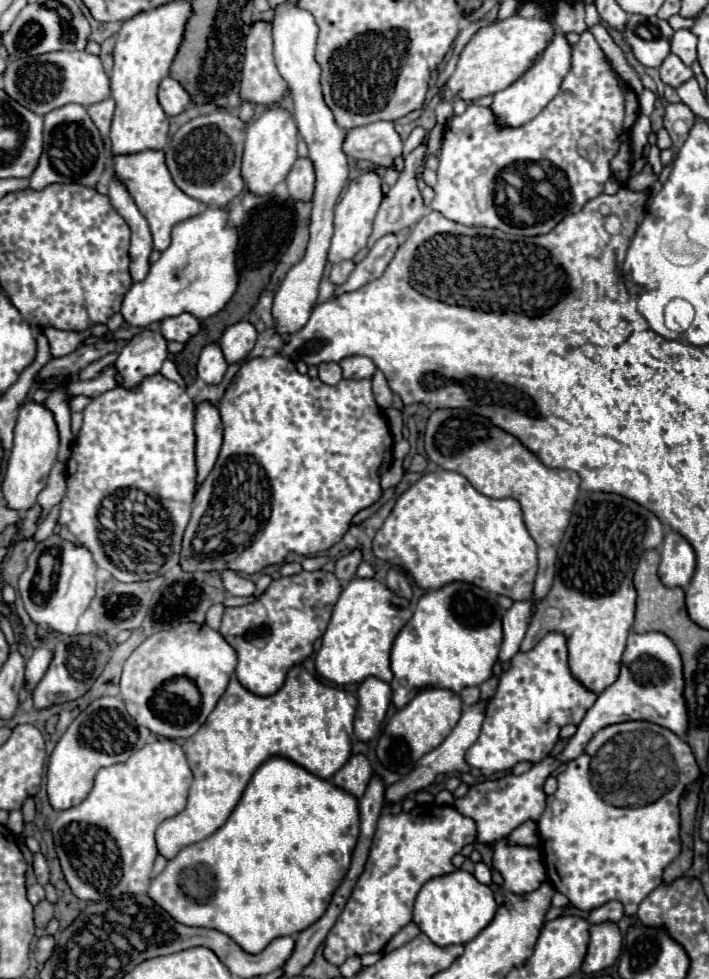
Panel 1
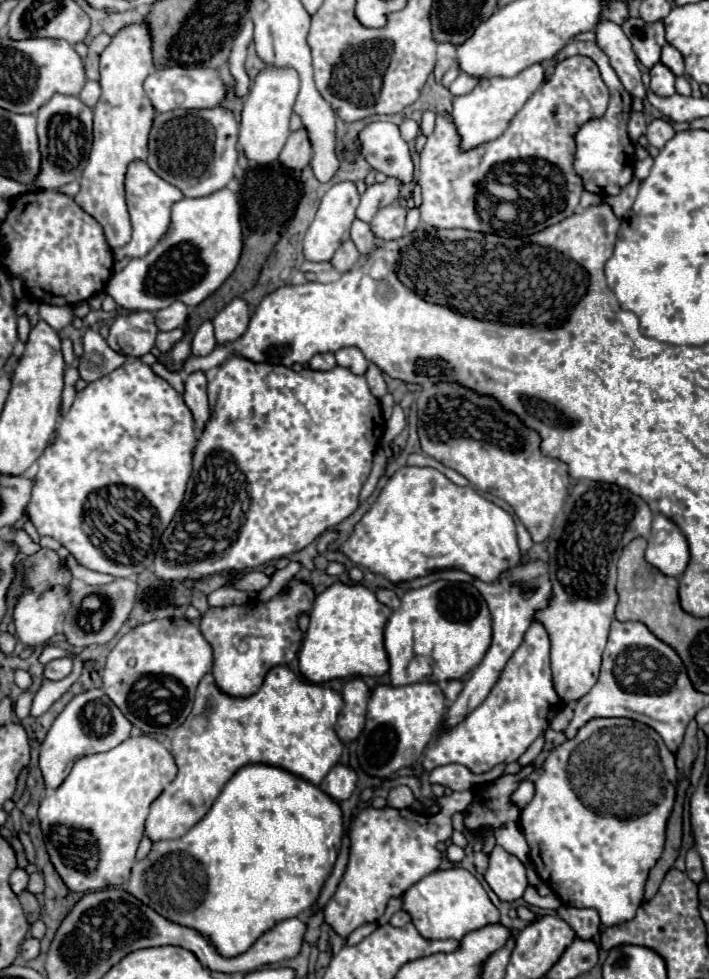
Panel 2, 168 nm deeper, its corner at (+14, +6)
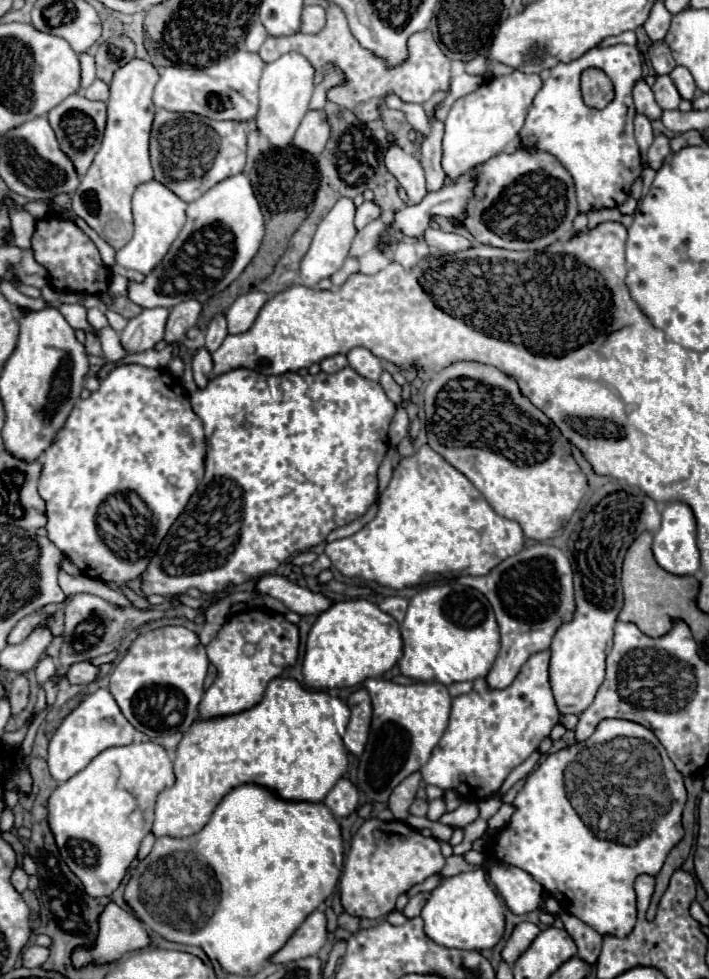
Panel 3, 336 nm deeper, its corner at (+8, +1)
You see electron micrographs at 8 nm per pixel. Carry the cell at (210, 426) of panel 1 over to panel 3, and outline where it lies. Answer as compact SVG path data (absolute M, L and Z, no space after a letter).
M204 347L198 349L198 353L194 355L192 371L194 371L194 383L198 385L198 389L204 389L212 375L212 357L210 357L210 353L206 353Z

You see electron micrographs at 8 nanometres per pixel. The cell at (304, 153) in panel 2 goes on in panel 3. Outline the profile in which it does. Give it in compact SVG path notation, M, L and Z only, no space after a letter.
M308 111L294 135L294 147L308 155L320 155L328 139L330 127L326 123L326 115L322 111Z

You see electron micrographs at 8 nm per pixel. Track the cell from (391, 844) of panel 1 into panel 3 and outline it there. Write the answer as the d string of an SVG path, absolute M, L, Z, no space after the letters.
M366 819L352 837L350 851L340 877L340 903L348 915L364 919L380 919L394 911L398 895L422 883L426 877L440 873L444 857L436 837L424 837L404 821Z

